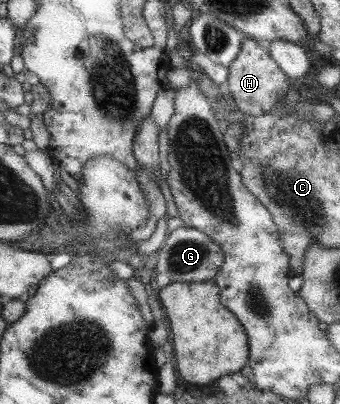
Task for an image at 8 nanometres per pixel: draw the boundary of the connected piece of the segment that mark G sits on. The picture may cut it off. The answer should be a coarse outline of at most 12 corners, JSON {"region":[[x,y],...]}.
{"region":[[182,226],[167,232],[155,272],[171,282],[214,279],[219,244]]}

